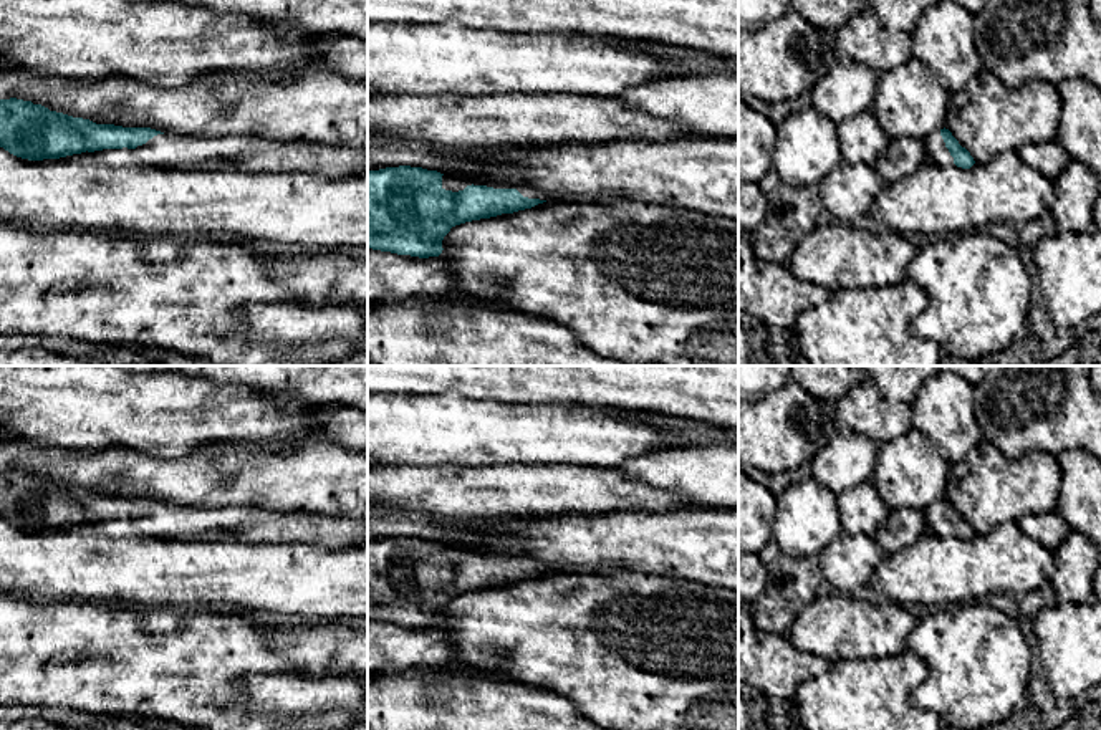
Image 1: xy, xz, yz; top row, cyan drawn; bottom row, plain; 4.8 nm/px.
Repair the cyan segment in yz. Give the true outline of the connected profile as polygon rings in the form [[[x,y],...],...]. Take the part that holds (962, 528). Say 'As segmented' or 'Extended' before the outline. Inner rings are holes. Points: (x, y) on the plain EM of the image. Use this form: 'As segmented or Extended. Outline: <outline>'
Extended. Outline: [[[949,500],[935,502],[930,508],[924,511],[927,531],[935,533],[937,536],[955,535],[962,540],[970,540],[975,531],[970,523],[959,515]]]

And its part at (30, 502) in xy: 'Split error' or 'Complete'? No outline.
Split error

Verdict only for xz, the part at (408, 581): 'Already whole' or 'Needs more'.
Needs more

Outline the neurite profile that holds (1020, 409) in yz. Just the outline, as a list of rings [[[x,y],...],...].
[[[1002,366],[974,386],[975,415],[985,440],[1010,459],[1038,450],[1083,449],[1101,462],[1101,404],[1089,386],[1091,366]]]

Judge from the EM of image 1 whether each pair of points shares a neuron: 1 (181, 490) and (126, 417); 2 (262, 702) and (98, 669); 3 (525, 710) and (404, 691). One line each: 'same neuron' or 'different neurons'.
1: different neurons
2: different neurons
3: same neuron

